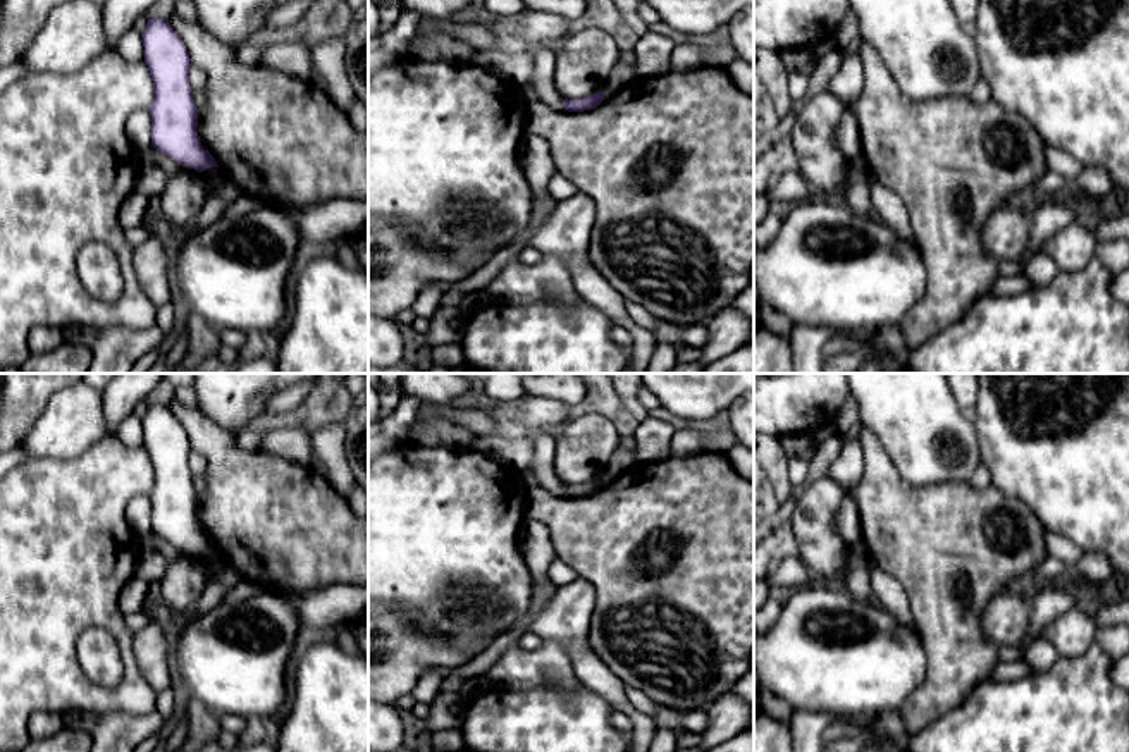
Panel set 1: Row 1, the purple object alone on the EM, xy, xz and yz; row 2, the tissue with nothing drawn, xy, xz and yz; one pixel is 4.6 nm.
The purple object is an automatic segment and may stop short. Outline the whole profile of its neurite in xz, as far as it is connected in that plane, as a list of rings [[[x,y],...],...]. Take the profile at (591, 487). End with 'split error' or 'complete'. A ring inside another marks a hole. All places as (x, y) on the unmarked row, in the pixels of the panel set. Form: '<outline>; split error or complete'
[[[597,477],[587,484],[580,484],[580,485],[563,485],[563,490],[568,497],[583,497],[583,496],[590,496],[595,494],[597,490],[601,490],[604,485],[604,478]]]; complete

